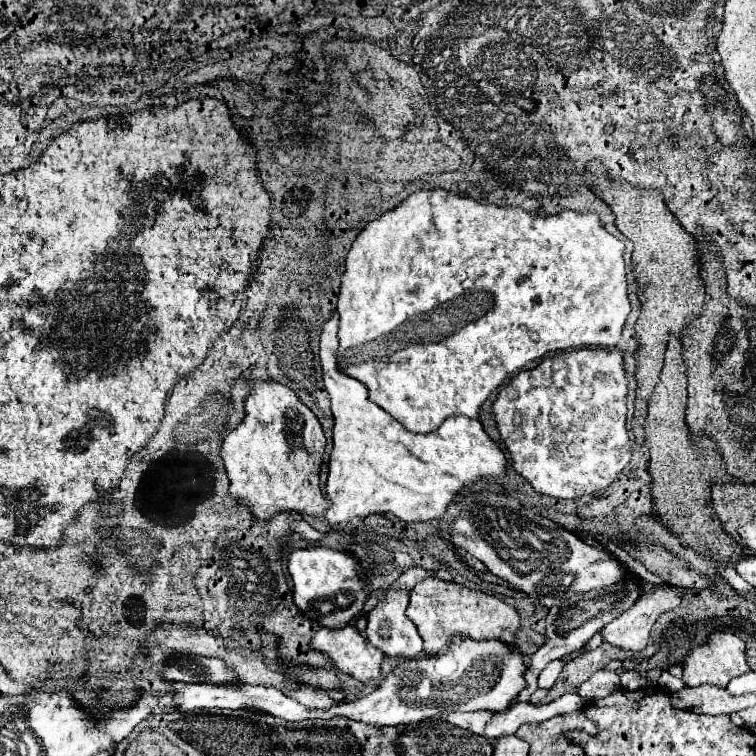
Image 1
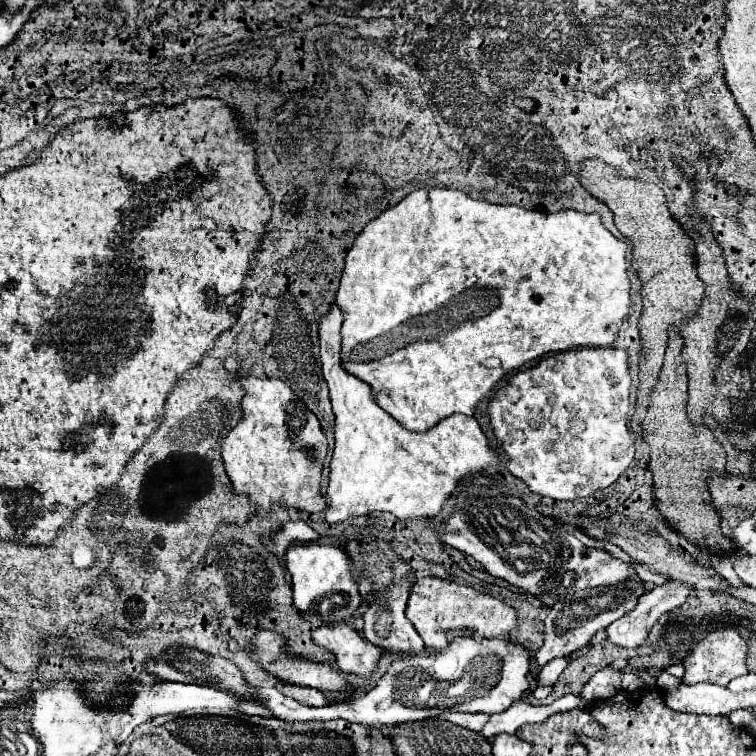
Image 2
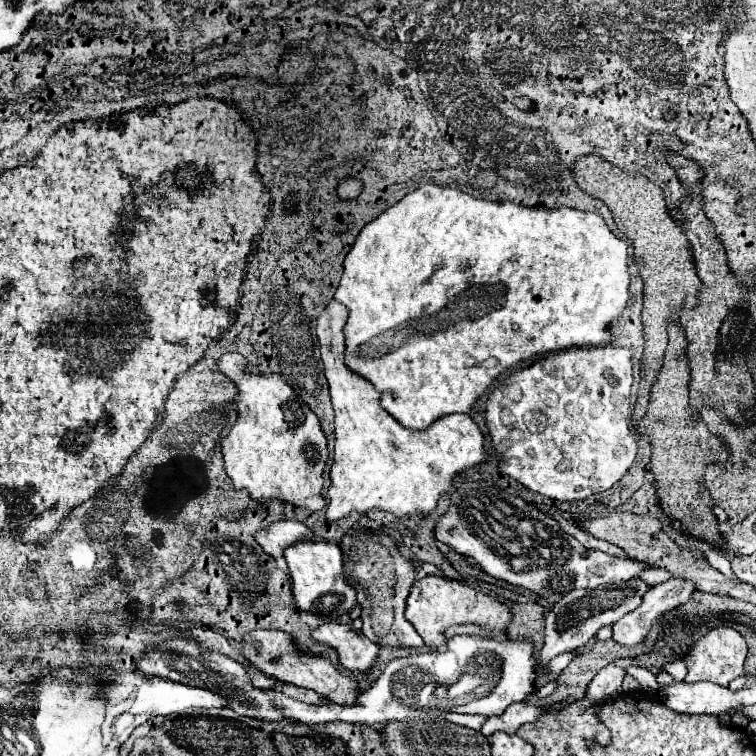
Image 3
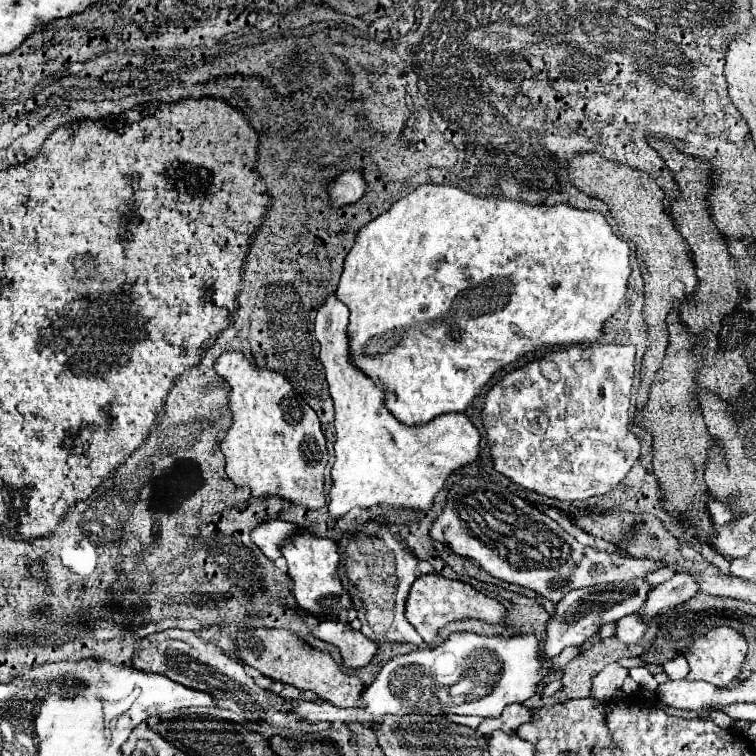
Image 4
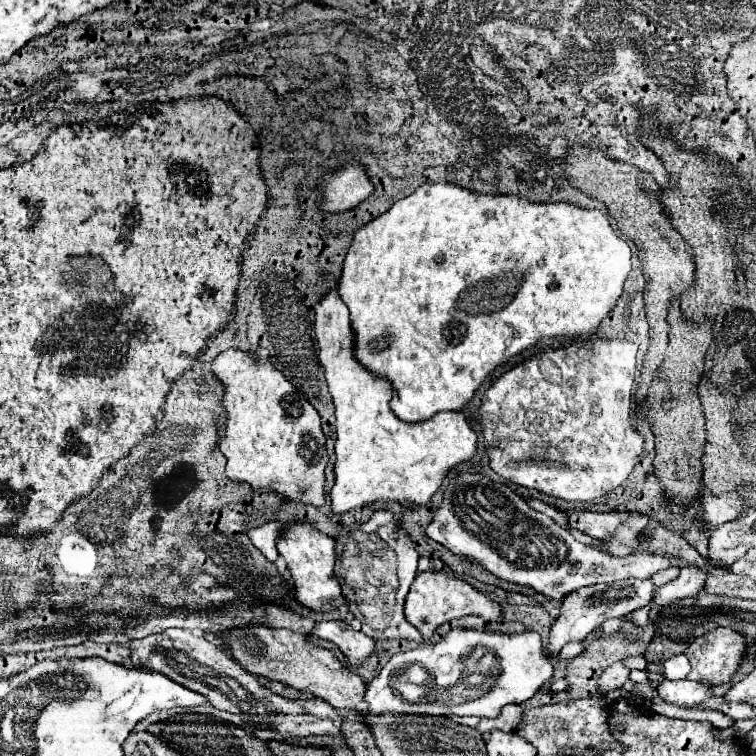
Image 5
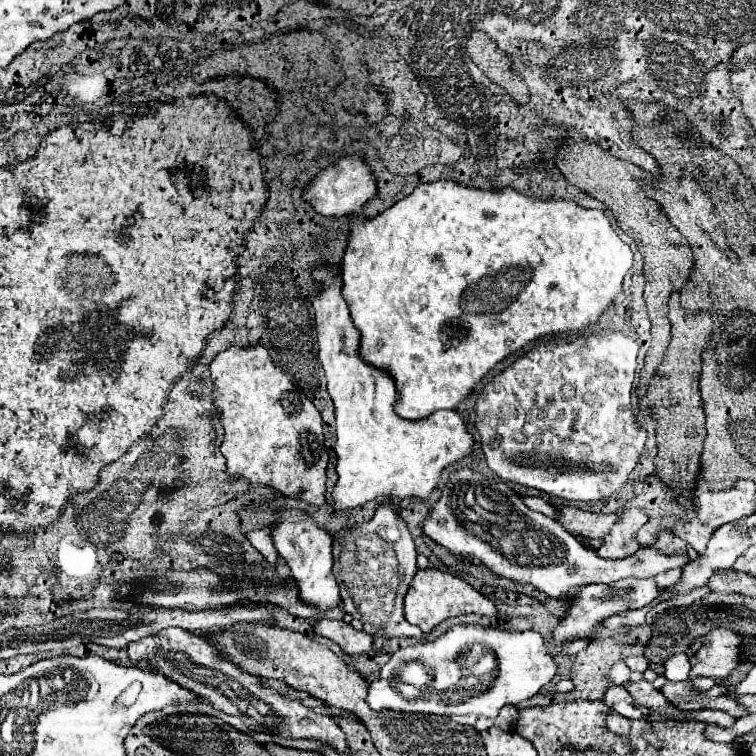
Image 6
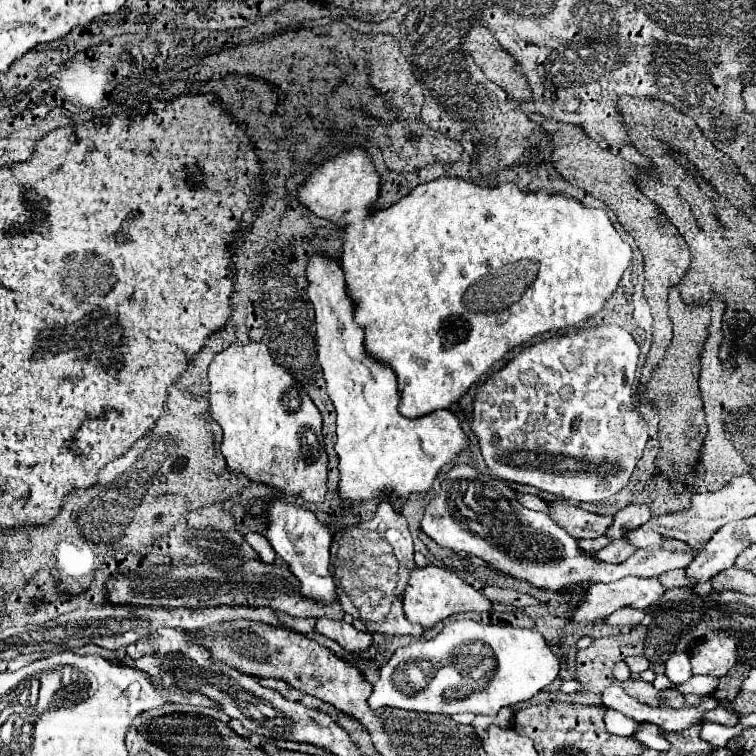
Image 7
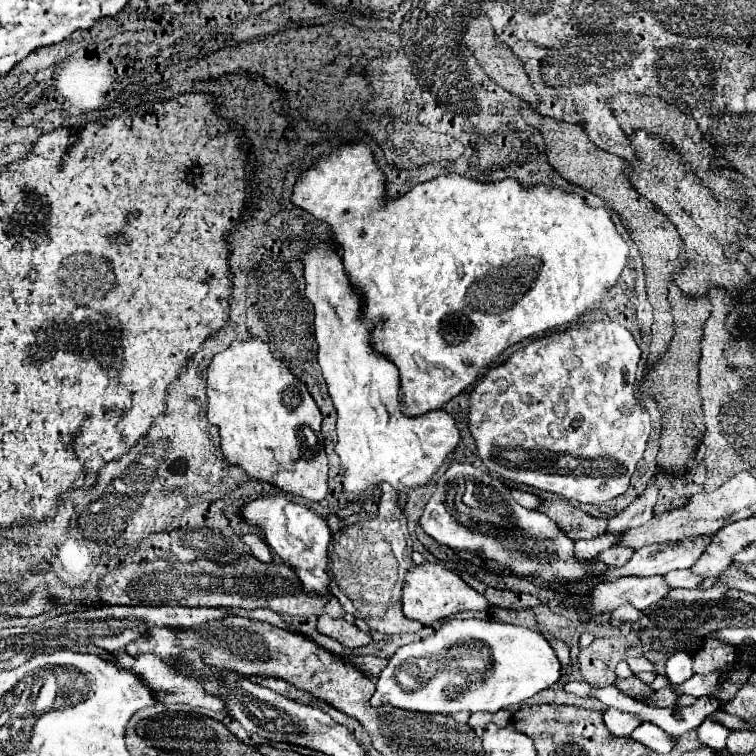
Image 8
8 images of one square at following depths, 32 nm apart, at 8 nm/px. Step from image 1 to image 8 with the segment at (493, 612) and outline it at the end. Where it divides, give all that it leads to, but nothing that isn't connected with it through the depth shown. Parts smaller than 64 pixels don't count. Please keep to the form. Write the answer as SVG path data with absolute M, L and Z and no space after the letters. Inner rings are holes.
M422 564L414 566L412 572L408 572L408 580L402 590L402 608L404 616L410 620L418 620L422 626L432 626L436 620L448 618L456 612L464 610L488 610L490 604L488 600L470 588L460 576L456 576L452 570L446 570L440 564Z

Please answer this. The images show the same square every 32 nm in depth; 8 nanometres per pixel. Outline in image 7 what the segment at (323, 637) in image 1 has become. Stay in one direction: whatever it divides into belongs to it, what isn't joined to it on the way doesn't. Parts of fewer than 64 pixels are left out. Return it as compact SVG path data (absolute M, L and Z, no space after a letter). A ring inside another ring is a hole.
M320 618L316 622L316 632L332 638L338 642L344 650L352 654L366 652L372 644L372 634L368 632L358 632L352 624L346 624L344 620L330 620L330 618Z

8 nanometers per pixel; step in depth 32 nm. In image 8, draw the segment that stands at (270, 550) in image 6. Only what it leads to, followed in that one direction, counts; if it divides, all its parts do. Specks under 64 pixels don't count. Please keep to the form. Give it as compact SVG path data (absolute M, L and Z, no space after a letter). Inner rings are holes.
M246 534L246 536L242 536L242 540L244 540L244 544L250 546L254 558L258 558L260 562L272 562L272 552L270 552L266 540L262 540L256 534Z

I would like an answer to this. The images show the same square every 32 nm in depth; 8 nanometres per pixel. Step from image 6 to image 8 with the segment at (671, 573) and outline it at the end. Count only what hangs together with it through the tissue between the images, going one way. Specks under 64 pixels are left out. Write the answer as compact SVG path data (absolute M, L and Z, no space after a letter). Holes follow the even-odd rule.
M674 570L664 576L664 582L672 588L698 588L700 576L692 576L690 570Z

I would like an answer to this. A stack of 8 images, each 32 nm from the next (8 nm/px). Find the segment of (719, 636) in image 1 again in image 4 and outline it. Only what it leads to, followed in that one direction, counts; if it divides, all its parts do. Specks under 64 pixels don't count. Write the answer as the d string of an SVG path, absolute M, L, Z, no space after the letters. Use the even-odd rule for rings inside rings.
M720 626L712 628L708 634L700 636L690 650L686 652L686 660L690 664L690 672L686 680L706 680L714 686L728 686L736 676L742 672L742 662L746 658L746 640L742 634L738 634L734 628Z

